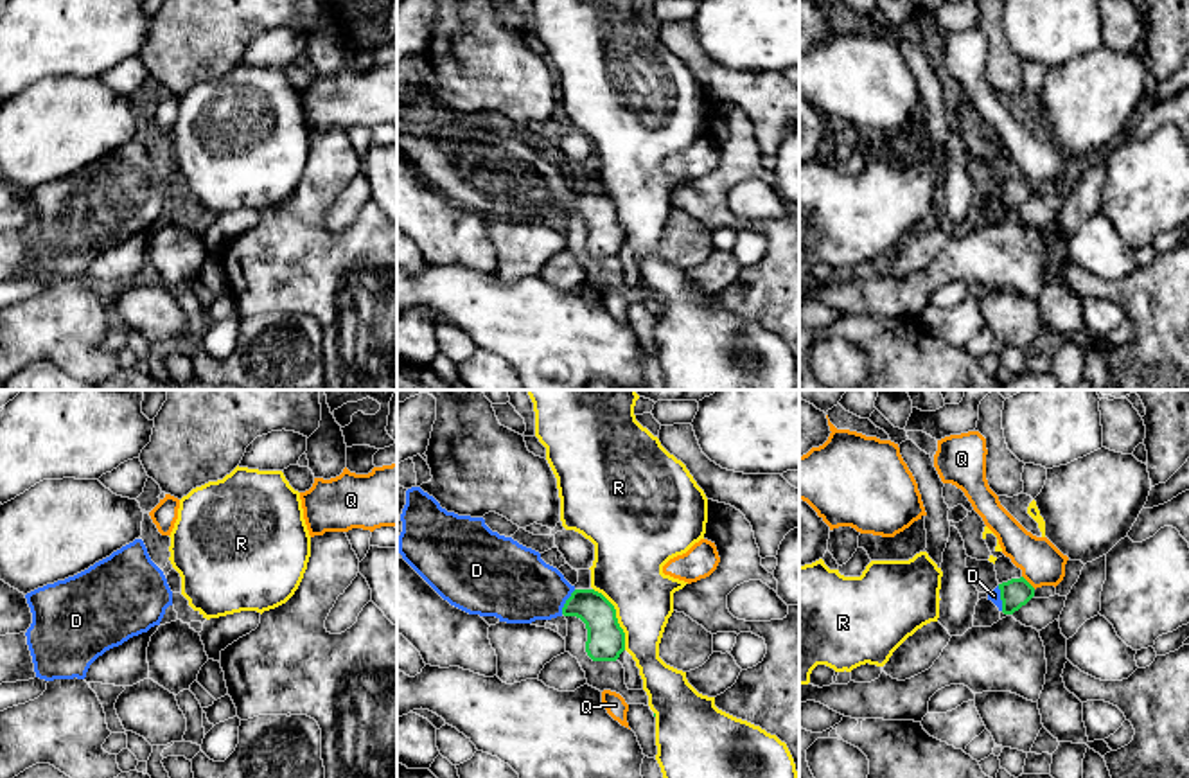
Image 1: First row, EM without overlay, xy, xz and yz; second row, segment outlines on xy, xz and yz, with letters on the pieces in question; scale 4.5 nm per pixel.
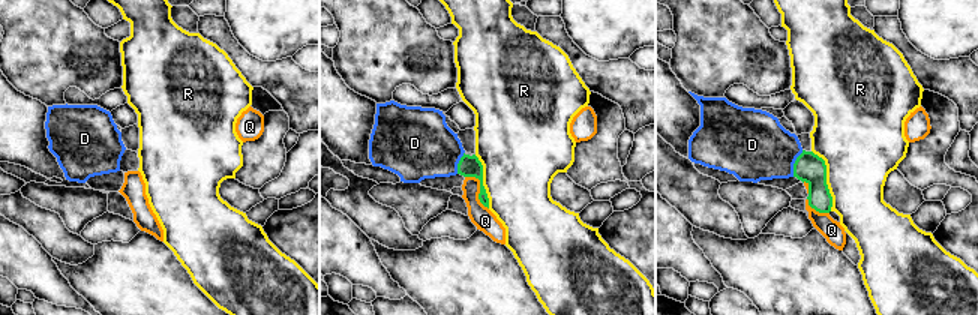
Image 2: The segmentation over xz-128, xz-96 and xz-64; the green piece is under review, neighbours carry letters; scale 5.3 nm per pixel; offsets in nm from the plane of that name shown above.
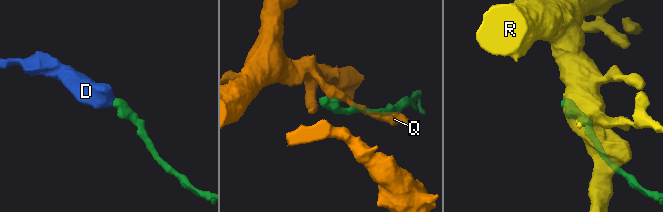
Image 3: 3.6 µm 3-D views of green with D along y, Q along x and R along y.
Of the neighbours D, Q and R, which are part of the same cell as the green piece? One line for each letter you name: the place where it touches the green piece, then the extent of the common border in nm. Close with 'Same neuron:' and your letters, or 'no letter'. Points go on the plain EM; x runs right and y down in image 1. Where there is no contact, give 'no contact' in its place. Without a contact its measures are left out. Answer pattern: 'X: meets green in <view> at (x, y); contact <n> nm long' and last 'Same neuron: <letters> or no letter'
D: meets green in xz at (566, 200); contact 130 nm long
Same neuron: D

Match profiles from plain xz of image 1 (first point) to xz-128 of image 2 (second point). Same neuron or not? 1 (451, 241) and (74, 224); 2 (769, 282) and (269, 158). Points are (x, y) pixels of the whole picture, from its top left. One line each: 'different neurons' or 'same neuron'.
1: different neurons
2: same neuron

